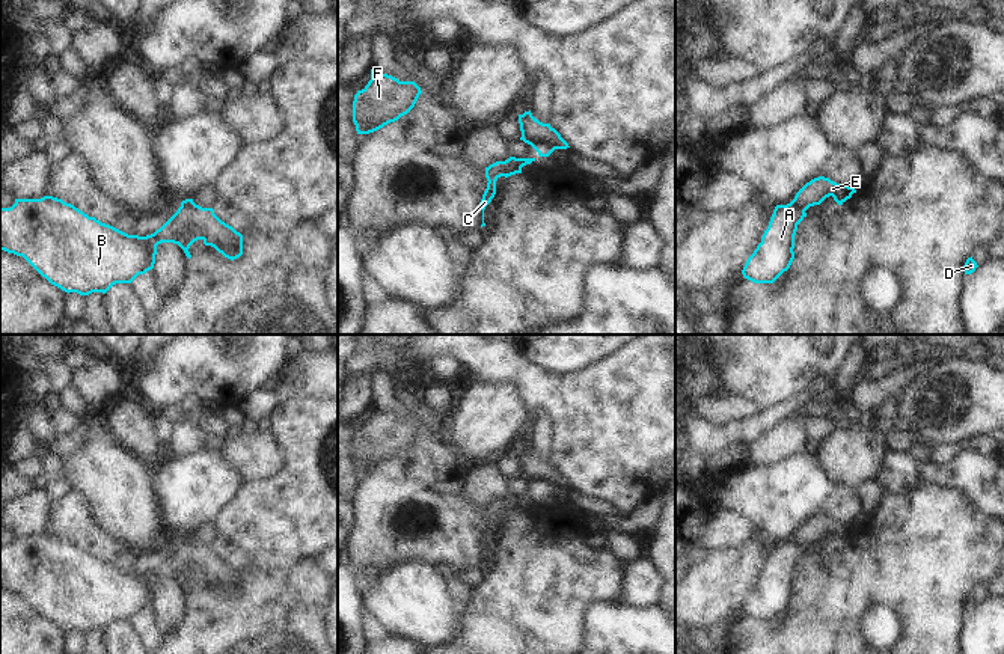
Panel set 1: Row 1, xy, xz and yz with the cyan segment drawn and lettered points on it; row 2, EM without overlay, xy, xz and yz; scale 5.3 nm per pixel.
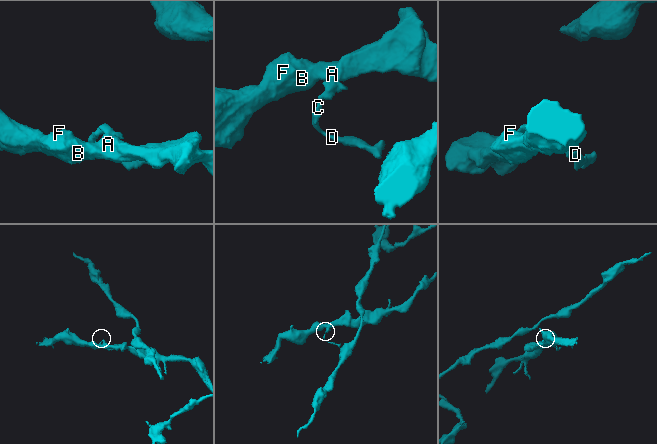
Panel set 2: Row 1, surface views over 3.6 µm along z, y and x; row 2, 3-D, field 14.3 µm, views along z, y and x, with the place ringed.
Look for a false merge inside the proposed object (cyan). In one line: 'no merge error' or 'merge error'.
merge error

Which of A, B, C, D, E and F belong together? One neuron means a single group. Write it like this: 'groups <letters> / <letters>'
groups A B F / C D E

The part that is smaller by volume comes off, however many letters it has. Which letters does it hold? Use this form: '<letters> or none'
C, D, E

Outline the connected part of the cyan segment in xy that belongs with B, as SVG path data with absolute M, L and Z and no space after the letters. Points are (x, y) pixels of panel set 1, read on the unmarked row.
M53 533L15 536L11 546L0 546L0 588L23 594L42 615L68 631L106 631L116 621L131 621L154 606L161 580L178 582L190 597L188 586L197 577L231 598L243 592L243 573L222 559L213 546L194 539L181 542L160 567L146 574L128 573Z

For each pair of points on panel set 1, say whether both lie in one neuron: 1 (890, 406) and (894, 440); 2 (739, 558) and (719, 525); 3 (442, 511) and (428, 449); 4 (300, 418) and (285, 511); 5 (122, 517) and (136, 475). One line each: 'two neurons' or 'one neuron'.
1: two neurons
2: two neurons
3: one neuron
4: one neuron
5: one neuron

